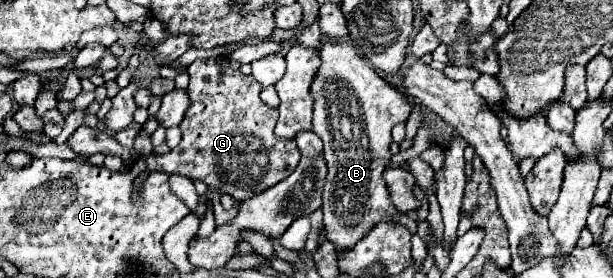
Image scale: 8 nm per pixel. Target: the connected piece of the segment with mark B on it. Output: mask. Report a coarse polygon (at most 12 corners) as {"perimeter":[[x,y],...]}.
{"perimeter":[[352,44],[312,84],[326,238],[398,222],[382,172],[412,104]]}

